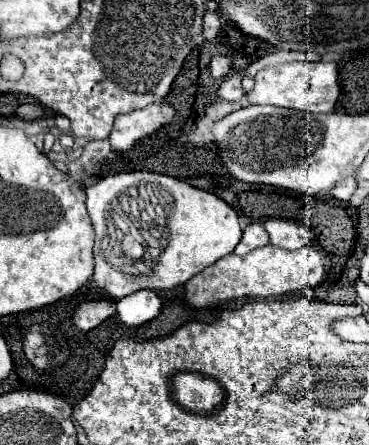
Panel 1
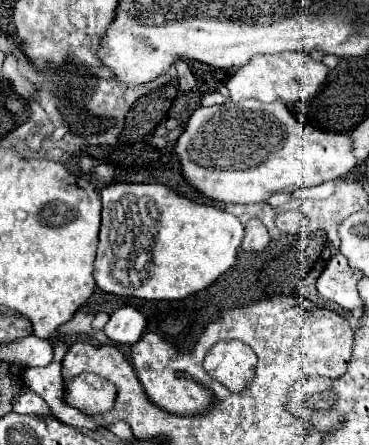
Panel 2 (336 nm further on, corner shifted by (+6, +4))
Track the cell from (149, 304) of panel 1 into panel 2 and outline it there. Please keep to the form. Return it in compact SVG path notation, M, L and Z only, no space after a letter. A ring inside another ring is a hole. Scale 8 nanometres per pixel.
M124 305L110 315L104 333L116 343L132 345L142 337L144 329L146 329L146 315L136 307Z

